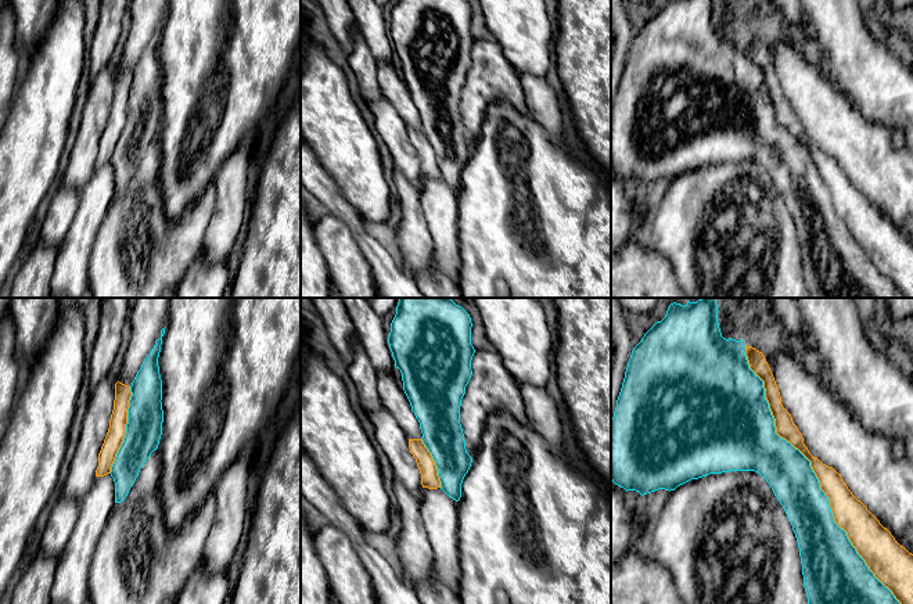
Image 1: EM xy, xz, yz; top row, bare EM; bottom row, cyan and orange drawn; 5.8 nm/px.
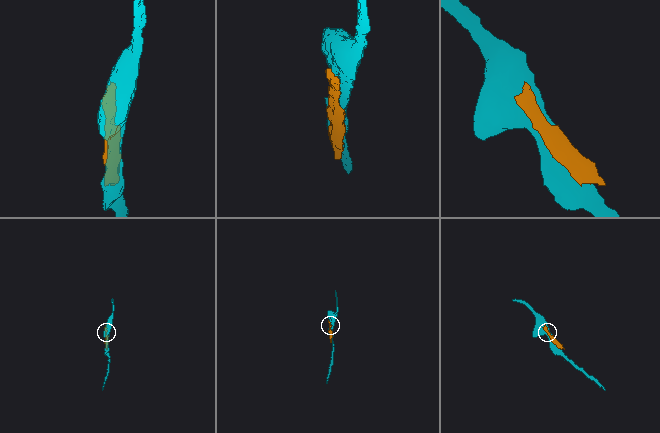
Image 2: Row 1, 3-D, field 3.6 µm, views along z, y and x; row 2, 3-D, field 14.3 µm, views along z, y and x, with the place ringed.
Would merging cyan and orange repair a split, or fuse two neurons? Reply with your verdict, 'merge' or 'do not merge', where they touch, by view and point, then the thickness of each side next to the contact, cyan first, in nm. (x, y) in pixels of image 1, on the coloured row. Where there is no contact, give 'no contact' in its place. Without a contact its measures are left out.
do not merge; meets cyan in yz at (815, 475); 260 nm thick on the cyan side, 160 nm on the other

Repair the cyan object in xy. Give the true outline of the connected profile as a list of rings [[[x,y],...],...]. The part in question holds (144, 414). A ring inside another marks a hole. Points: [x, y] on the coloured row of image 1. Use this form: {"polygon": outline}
{"polygon": [[[165,328],[130,387],[126,434],[109,472],[115,482],[115,503],[125,500],[141,465],[159,445],[163,410],[158,357],[163,334]]]}

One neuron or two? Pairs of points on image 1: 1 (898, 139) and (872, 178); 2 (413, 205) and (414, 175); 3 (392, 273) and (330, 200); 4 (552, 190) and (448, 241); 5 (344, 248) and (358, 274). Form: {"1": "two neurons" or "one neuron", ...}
{"1": "two neurons", "2": "two neurons", "3": "one neuron", "4": "two neurons", "5": "one neuron"}

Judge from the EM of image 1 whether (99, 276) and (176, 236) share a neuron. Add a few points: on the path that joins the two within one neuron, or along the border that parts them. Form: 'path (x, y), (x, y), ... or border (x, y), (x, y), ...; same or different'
path (117, 252), (117, 243), (139, 220), (153, 223); same

